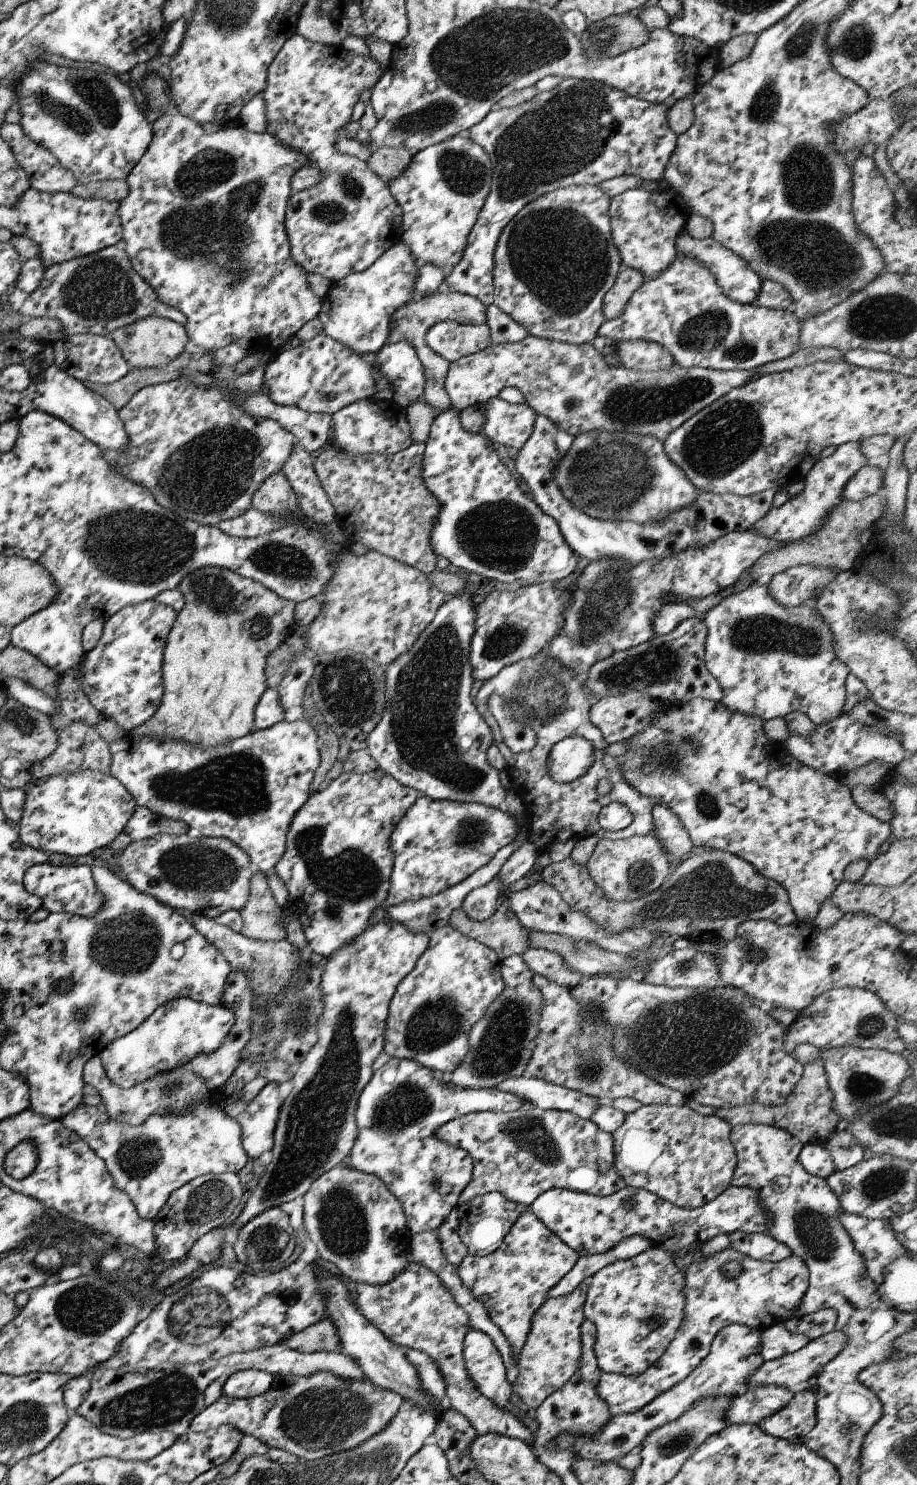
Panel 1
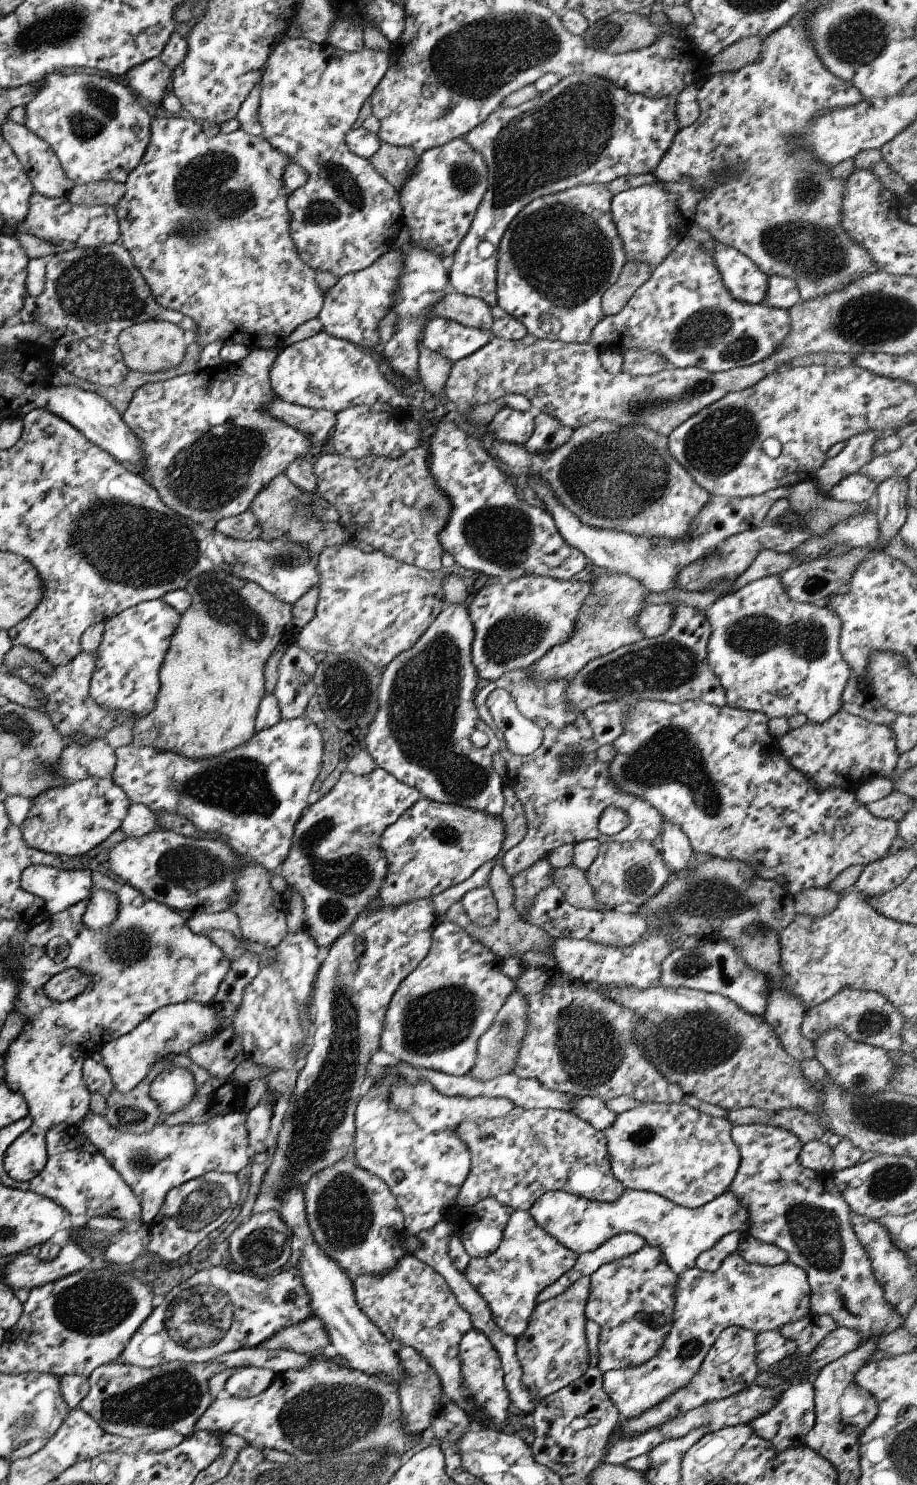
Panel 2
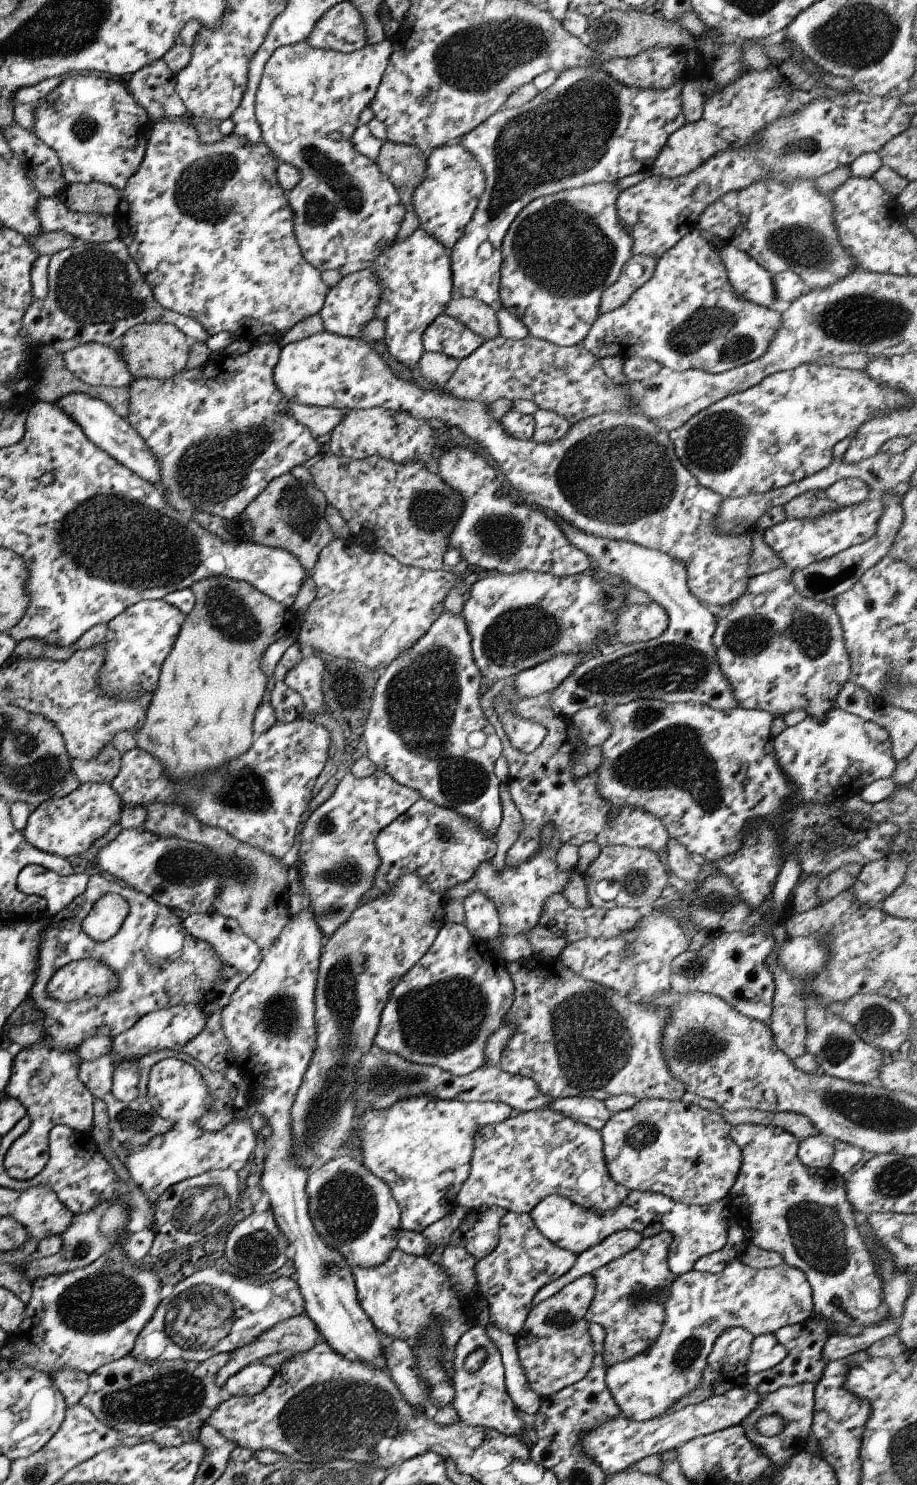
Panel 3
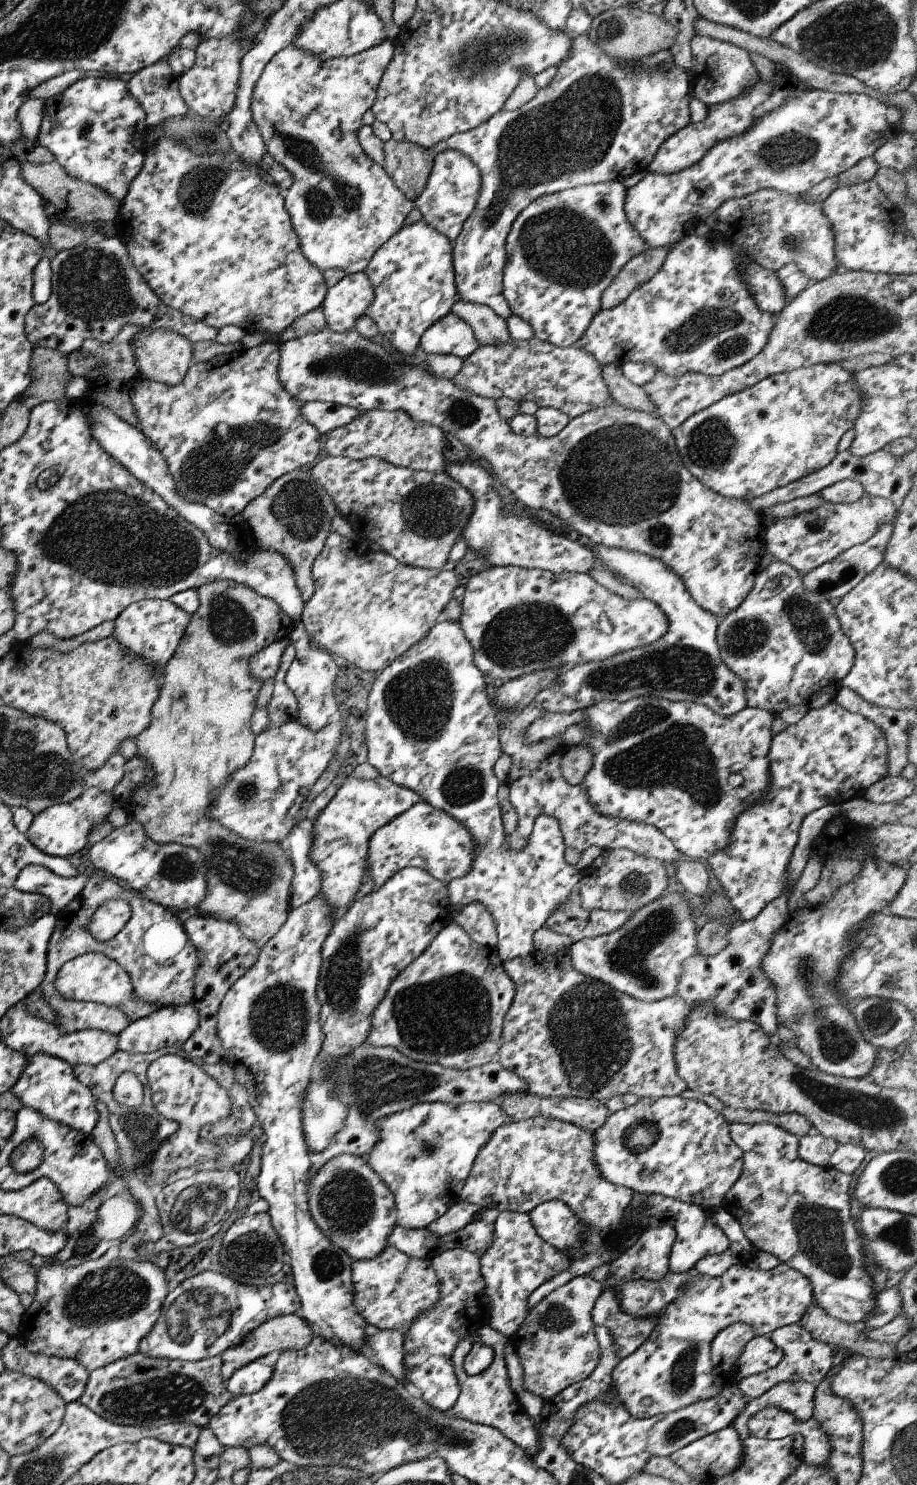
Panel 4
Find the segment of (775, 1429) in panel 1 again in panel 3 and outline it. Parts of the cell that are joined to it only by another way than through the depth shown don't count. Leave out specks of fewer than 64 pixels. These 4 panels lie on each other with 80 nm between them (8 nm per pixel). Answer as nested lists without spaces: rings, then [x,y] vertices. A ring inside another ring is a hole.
[[[799,1383],[793,1386],[784,1386],[761,1396],[758,1407],[749,1413],[741,1422],[745,1436],[770,1458],[772,1465],[778,1469],[788,1458],[806,1448],[810,1426],[812,1423],[812,1410],[814,1405],[814,1386],[811,1383]],[[777,1415],[782,1420],[782,1429],[773,1436],[766,1437],[756,1431],[755,1423],[764,1416]]]

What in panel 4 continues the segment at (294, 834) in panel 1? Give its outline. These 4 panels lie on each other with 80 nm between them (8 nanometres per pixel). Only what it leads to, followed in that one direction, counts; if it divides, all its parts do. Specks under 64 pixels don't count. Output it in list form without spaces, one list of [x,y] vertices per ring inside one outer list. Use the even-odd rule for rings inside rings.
[[[350,774],[314,818],[312,827],[309,828],[312,832],[312,843],[308,857],[319,870],[318,894],[332,909],[333,923],[347,912],[354,901],[353,895],[361,888],[364,872],[367,871],[370,836],[419,801],[420,796],[416,792],[393,784],[381,775],[364,781],[357,780]]]

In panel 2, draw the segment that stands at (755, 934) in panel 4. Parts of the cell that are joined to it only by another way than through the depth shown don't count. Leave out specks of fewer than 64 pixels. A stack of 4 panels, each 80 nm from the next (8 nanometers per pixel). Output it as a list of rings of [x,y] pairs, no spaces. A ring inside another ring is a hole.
[[[703,941],[701,946],[686,949],[682,946],[670,952],[660,964],[660,985],[669,988],[688,988],[719,993],[739,1005],[745,1012],[763,1016],[769,982],[765,974],[749,968],[730,941]]]

